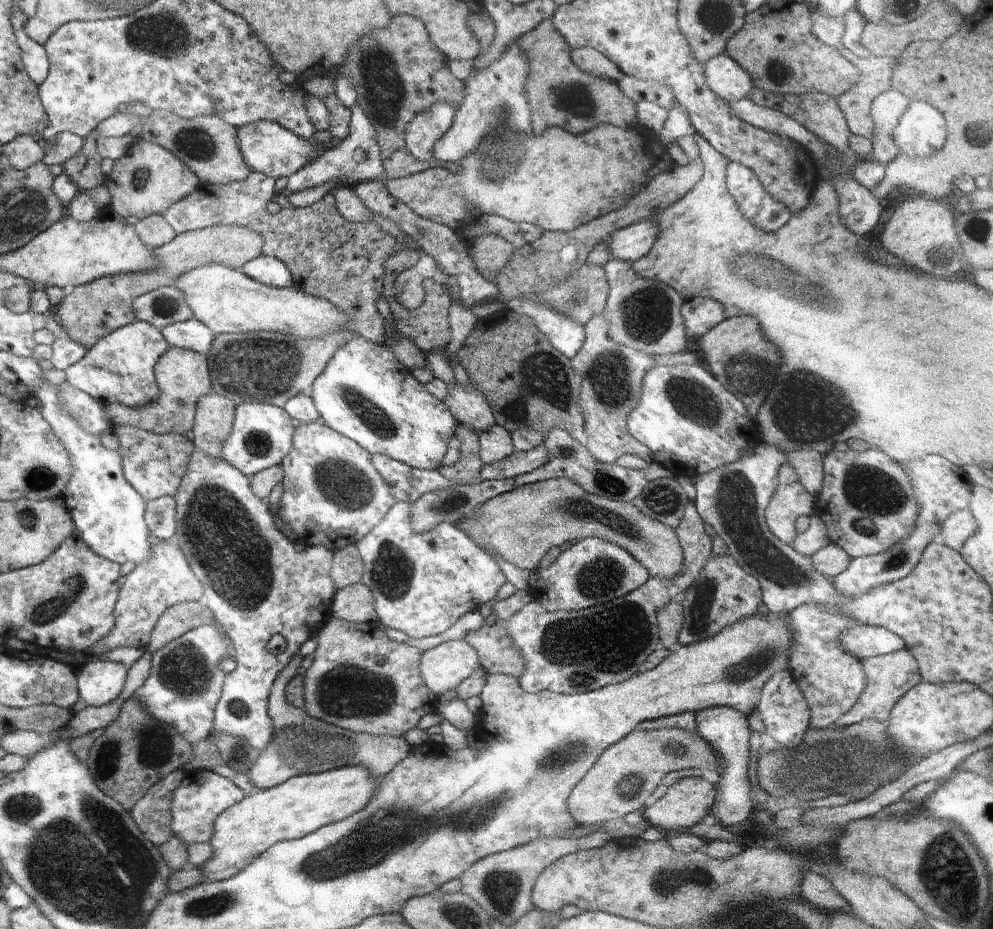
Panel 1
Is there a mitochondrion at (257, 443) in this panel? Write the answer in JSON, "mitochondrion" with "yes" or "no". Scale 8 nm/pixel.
{"mitochondrion":"yes"}

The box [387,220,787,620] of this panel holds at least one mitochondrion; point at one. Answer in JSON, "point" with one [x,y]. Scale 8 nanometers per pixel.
{"point":[545,380]}

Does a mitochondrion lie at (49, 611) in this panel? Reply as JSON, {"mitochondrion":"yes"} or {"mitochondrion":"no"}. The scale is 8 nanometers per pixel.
{"mitochondrion":"yes"}

